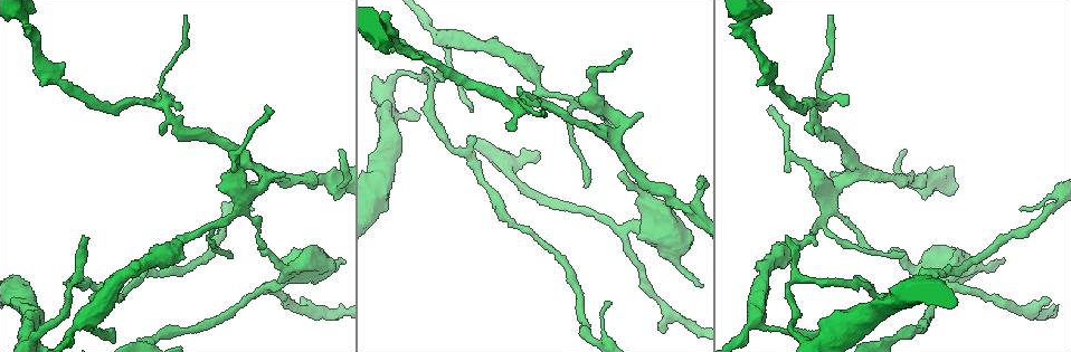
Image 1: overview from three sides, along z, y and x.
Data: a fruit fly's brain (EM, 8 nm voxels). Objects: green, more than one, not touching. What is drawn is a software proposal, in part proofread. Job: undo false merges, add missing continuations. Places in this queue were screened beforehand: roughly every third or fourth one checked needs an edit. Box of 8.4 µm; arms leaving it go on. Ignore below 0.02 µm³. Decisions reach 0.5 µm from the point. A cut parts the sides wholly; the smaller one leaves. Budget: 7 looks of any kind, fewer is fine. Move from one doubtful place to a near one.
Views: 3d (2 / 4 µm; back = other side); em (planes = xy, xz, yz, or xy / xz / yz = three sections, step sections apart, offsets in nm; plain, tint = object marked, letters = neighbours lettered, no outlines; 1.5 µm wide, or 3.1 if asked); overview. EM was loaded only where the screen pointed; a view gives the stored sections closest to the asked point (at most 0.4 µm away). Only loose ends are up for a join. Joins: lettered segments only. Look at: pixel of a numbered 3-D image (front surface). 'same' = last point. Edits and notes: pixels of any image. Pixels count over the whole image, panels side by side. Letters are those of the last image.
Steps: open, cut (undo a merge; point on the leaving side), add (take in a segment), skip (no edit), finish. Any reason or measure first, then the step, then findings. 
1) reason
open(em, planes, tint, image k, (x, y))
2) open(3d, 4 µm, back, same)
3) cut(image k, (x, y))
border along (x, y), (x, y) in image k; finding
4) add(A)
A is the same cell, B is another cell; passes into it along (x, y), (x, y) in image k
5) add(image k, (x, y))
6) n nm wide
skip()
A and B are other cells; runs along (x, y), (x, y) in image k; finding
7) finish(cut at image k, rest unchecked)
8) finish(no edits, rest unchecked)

free end
open(em, planes, tint, image 1, (436, 71))

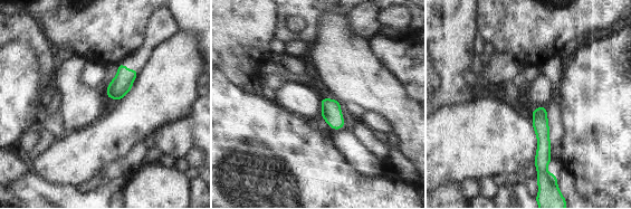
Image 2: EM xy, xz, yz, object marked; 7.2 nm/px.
open(em, planes, letters, same)

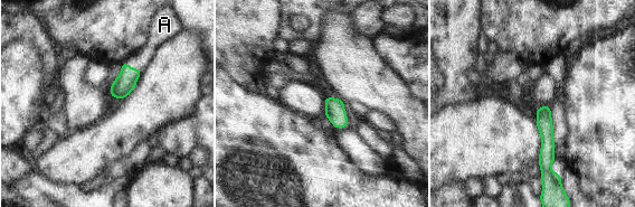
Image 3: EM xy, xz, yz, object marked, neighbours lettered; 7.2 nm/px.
add(A)
A is the same cell; passes into it along (124, 84), (134, 68), (140, 58) in image 3; the neuron continues

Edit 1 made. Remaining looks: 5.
sudden change in width
open(em, planes, plain, image 1, (179, 242))

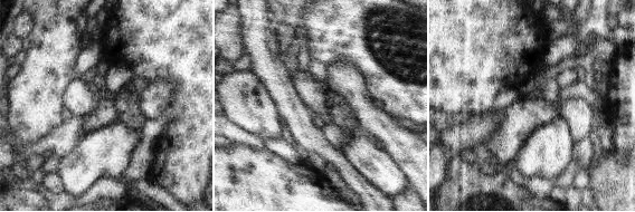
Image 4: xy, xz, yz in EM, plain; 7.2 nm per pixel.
open(em, planes, letters, same)

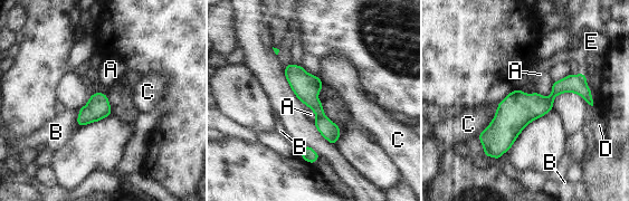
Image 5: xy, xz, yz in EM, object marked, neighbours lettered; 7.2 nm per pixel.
C touches over 300 nm
skip()
A, B, C, D and E are other cells; runs along (583, 77), (530, 106), (486, 150) in image 5; continuous, no second neuron

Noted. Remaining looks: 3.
arms part here
open(em, xy, step 8, plain, image 1, (817, 106))

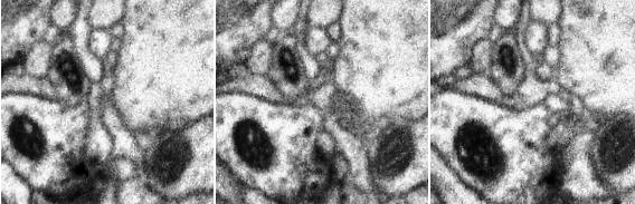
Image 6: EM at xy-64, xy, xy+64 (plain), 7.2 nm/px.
see the neighbours
open(em, xy, step 8, letters, same)

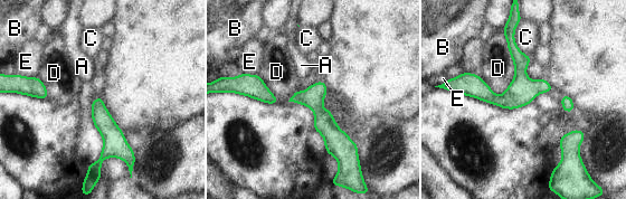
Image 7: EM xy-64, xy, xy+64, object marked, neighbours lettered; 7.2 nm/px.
20 nm wide
skip()
A, B, C, D and E are other cells; runs along (511, 34), (520, 83), (504, 98), (445, 86) in image 7; all the same neuron

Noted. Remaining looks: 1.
finish(add at image 3, rest unchecked)

